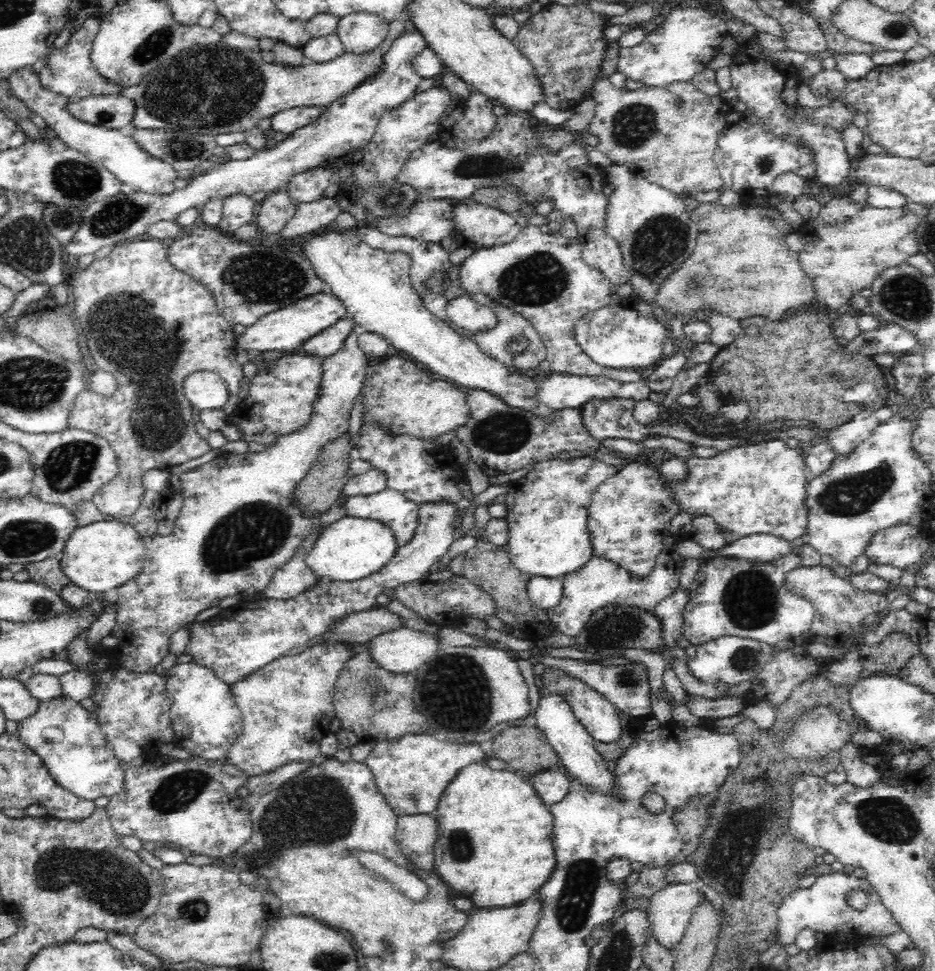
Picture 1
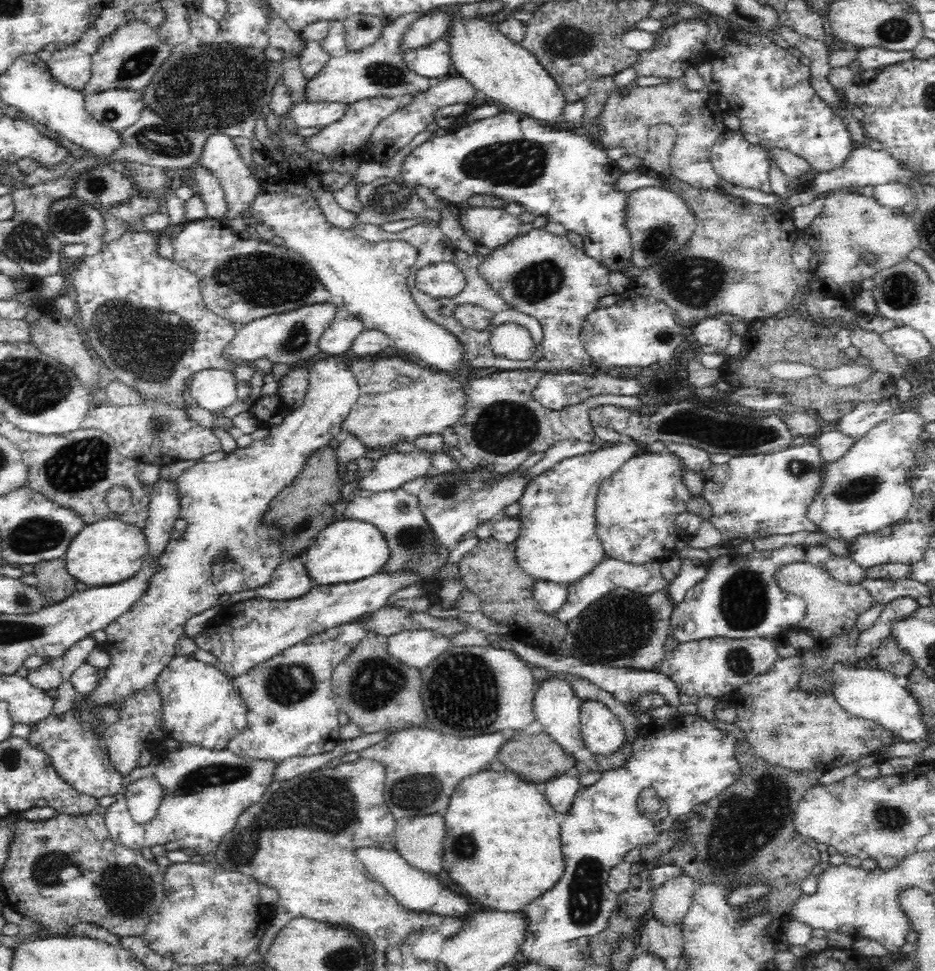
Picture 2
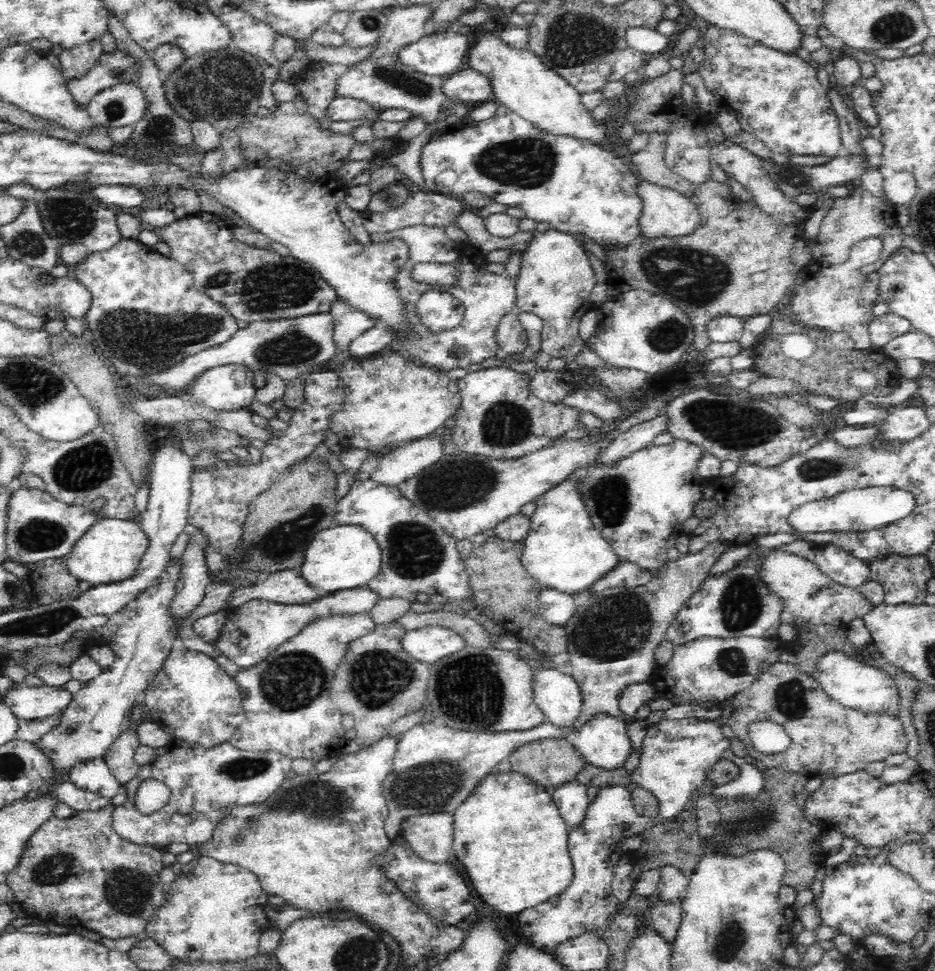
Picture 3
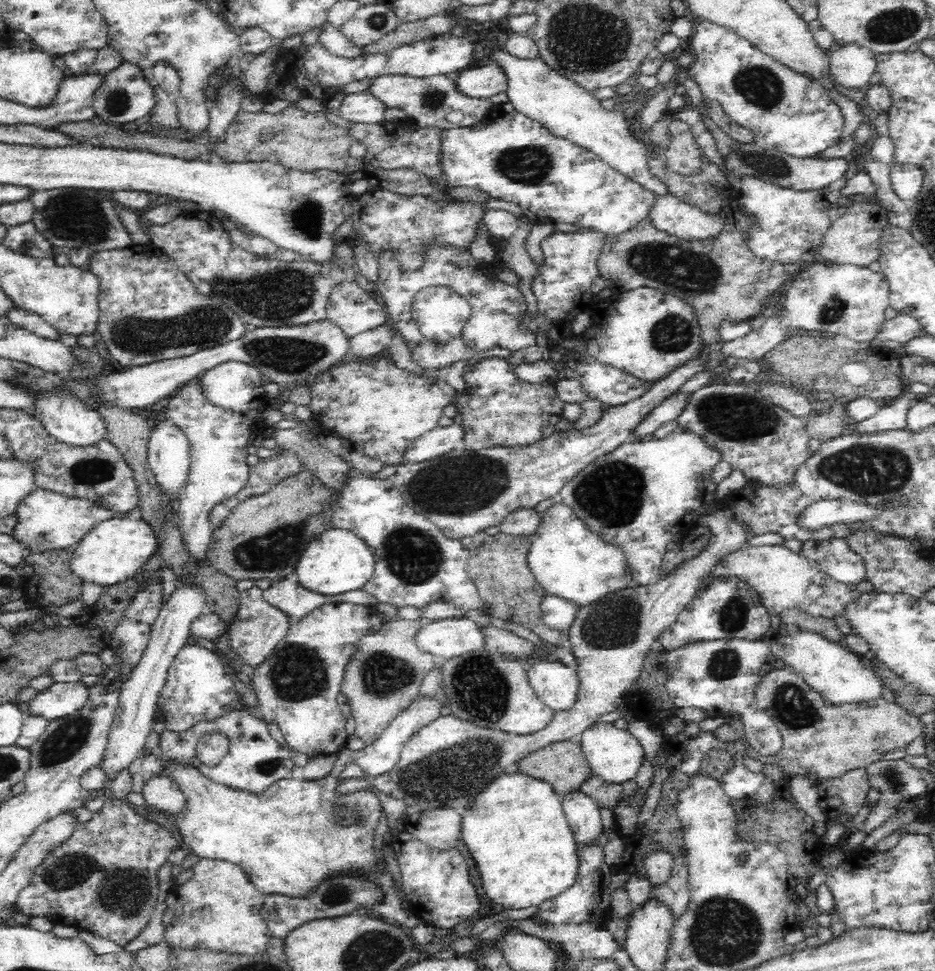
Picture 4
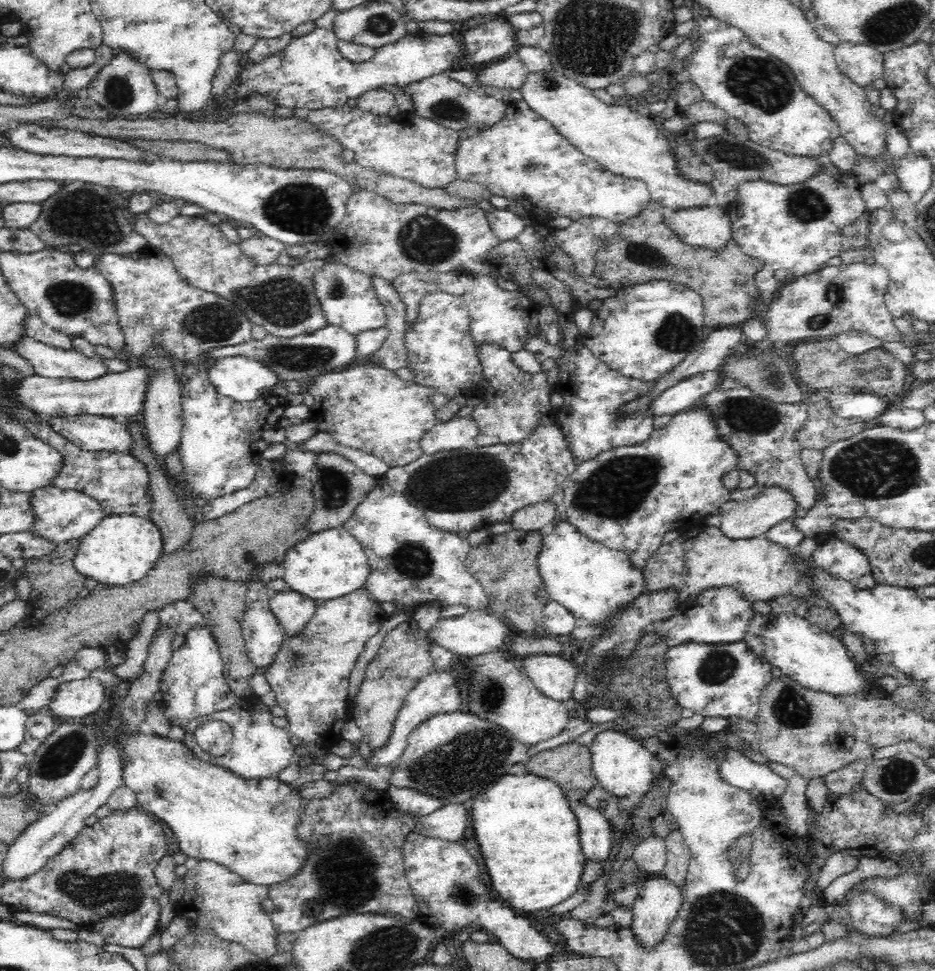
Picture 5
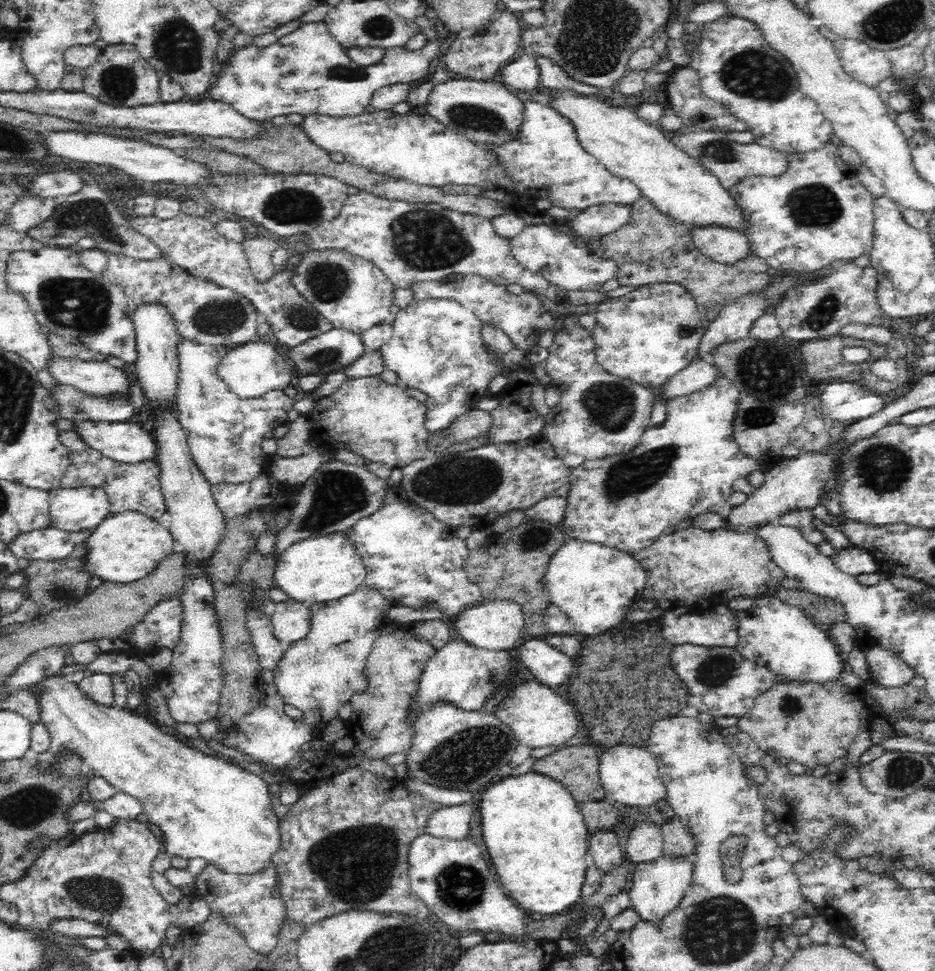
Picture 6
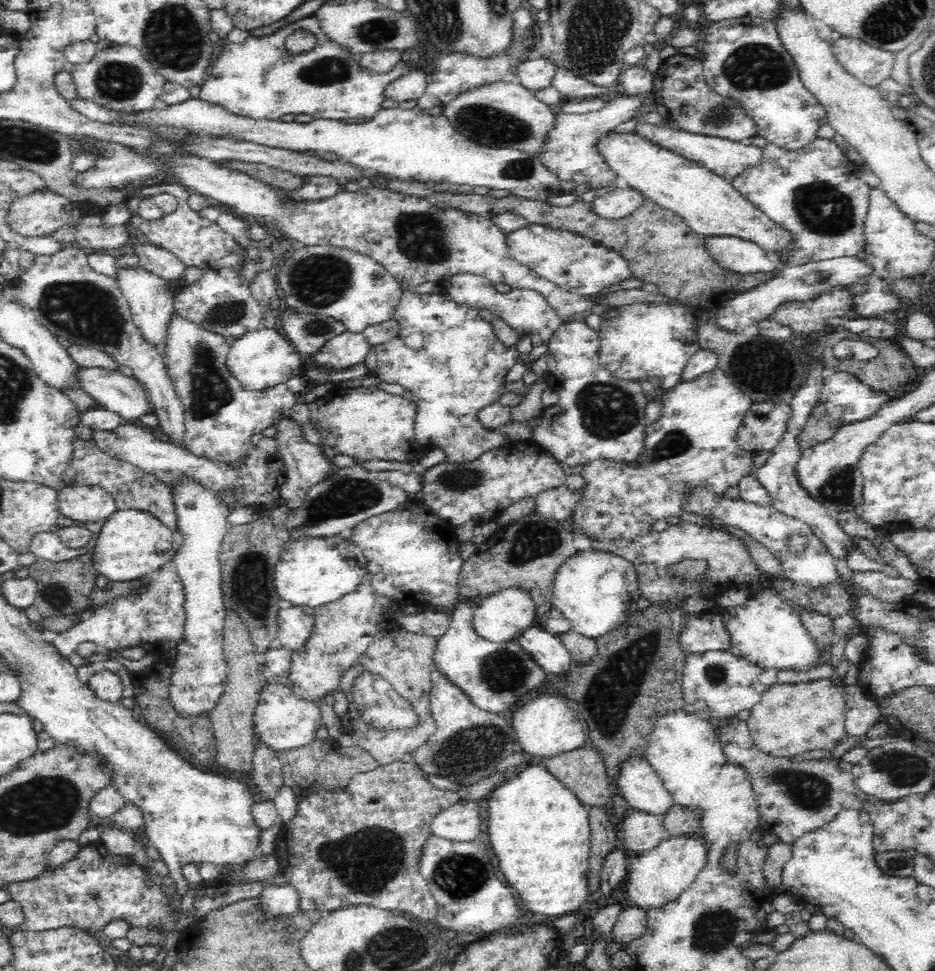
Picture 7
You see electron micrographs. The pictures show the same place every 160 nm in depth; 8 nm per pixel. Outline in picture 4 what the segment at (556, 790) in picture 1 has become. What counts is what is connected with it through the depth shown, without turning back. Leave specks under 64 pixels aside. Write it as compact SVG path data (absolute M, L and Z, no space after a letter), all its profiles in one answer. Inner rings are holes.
M582 792L566 794L562 800L563 812L566 812L576 843L584 847L595 846L606 830L600 818L599 805Z

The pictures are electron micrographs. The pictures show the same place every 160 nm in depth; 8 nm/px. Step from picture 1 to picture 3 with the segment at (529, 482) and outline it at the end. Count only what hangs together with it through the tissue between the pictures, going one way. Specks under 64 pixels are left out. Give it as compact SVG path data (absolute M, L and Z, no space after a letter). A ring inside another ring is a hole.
M660 413L656 418L632 426L630 430L618 434L592 465L613 463L628 456L632 451L652 445L658 434L669 428L669 421L668 415ZM582 476L568 478L561 482L556 488L543 494L535 501L536 510L530 516L530 530L524 538L524 550L521 554L521 561L524 569L536 579L542 588L556 589L564 594L577 595L587 592L595 586L596 582L605 578L608 572L616 569L621 562L612 549L611 542L608 542L594 527L588 511L579 498L577 484Z

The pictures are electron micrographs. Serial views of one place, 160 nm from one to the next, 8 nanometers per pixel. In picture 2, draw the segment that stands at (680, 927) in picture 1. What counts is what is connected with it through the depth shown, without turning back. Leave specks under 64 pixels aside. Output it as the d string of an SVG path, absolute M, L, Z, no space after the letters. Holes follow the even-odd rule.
M684 873L662 883L654 892L651 916L665 923L680 923L684 920L699 883Z

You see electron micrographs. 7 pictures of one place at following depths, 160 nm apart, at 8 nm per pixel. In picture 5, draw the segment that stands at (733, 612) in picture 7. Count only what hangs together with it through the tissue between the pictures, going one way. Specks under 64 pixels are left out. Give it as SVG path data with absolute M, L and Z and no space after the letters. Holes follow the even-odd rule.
M792 611L754 613L748 621L743 641L768 665L780 668L782 675L810 690L847 695L860 692L867 684L838 634L822 631L818 625Z

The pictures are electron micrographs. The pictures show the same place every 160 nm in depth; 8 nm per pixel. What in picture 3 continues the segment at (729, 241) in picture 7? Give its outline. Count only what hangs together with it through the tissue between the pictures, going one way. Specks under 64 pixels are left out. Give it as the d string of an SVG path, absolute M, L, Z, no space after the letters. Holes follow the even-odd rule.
M647 181L640 182L637 191L644 203L639 220L642 235L650 238L683 237L698 230L698 226L702 222L698 214L698 207L687 195L680 194L676 190L656 186Z

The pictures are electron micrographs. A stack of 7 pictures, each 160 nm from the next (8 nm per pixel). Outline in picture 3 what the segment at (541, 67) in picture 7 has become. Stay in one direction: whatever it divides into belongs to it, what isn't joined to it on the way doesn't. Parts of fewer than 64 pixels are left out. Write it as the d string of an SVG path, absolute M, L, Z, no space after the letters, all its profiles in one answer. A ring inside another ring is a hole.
M468 67L443 79L443 93L450 99L473 105L491 101L494 97L492 79Z

